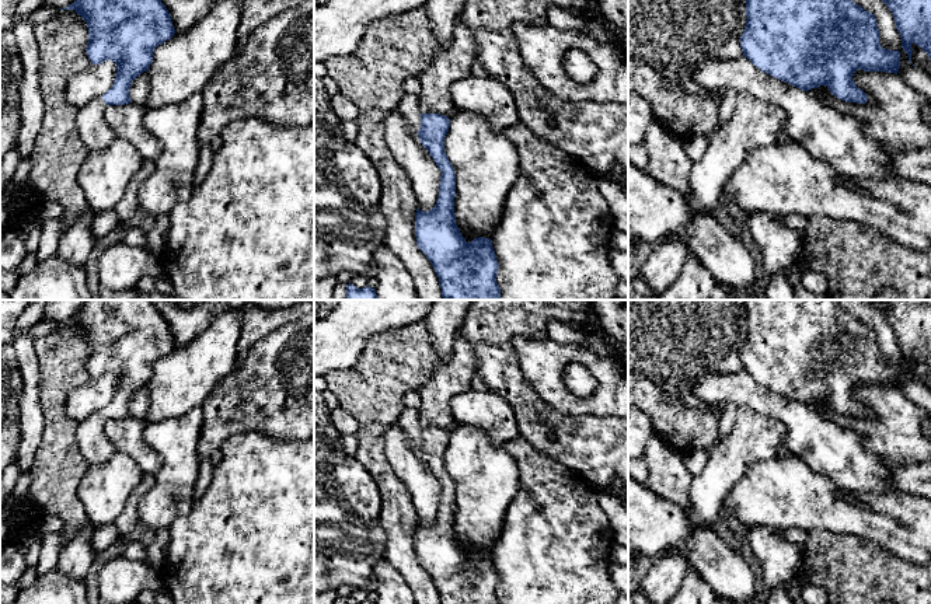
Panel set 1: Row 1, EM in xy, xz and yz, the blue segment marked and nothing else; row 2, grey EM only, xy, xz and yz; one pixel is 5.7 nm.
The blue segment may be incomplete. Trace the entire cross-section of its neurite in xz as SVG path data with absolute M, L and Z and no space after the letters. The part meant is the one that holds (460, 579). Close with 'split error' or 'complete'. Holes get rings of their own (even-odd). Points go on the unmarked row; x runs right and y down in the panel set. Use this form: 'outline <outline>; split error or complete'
outline M404 406L395 422L442 485L435 521L429 526L416 523L415 527L416 558L430 575L440 603L501 604L492 554L478 551L467 556L456 538L456 488L444 465L450 433L440 427L422 427L416 408Z; split error

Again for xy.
outline M87 300L74 317L59 324L74 324L87 336L86 366L91 378L101 378L105 374L116 378L114 399L77 427L76 437L83 458L88 467L98 467L116 453L105 436L105 422L132 416L129 409L132 395L149 384L154 363L171 353L175 343L168 324L150 300Z; split error

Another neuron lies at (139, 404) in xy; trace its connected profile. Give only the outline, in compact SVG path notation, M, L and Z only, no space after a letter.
M149 384L139 388L129 402L133 418L143 420L149 409Z

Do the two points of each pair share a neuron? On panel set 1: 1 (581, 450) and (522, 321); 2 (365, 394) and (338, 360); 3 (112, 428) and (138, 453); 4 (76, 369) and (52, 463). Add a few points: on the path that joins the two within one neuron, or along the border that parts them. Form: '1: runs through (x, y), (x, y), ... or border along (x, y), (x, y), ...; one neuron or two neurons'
1: runs through (550, 419), (505, 376), (505, 353); one neuron
2: border along (366, 344), (352, 367), (328, 373); two neurons
3: runs through (118, 433), (132, 447); one neuron
4: runs through (56, 393), (56, 439); one neuron

